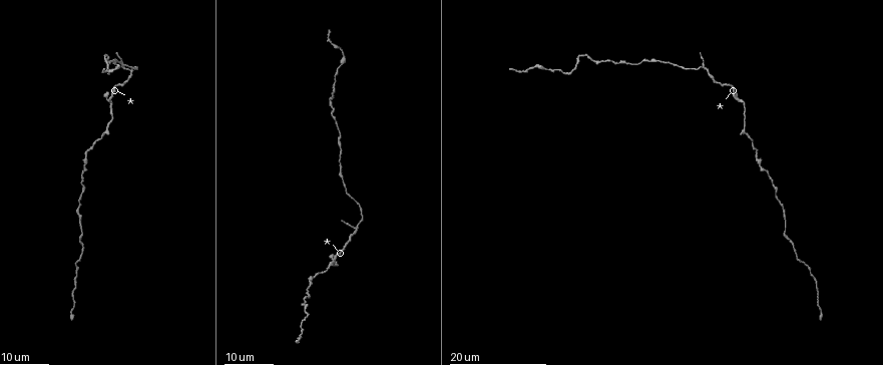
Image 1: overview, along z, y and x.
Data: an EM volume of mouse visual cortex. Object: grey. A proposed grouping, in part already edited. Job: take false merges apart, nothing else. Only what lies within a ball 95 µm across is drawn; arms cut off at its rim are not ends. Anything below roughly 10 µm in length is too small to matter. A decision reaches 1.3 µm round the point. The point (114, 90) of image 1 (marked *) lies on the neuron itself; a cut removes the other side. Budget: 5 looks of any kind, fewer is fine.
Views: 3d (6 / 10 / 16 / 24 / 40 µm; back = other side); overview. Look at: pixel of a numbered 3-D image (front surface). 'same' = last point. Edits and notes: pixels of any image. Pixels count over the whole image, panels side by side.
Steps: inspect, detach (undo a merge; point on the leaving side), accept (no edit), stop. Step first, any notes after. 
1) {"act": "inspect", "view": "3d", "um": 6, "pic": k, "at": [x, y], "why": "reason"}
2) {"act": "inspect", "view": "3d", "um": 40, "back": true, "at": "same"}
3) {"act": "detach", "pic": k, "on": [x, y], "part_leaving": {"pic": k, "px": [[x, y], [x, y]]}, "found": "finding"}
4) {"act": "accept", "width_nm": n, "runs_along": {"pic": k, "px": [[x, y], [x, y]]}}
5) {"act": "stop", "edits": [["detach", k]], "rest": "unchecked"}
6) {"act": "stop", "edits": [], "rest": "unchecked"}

{"act": "inspect", "view": "3d", "um": 16, "pic": 1, "at": [763, 168], "why": "sudden change in width"}

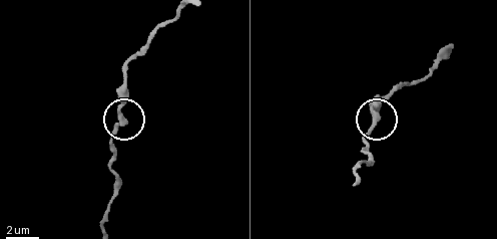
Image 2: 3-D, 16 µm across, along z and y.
{"act": "inspect", "view": "3d", "um": 10, "pic": 2, "at": [376, 124]}

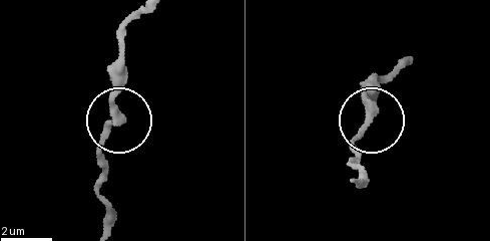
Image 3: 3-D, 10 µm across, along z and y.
{"act": "accept", "runs_along": {"pic": 3, "px": [[143, 10], [124, 36], [124, 81], [111, 107], [100, 176]]}, "found": "one neuron here"}

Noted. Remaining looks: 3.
{"act": "inspect", "view": "3d", "um": 24, "pic": 1, "at": [777, 193], "why": "narrows sharply"}

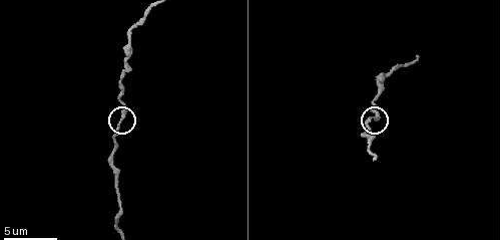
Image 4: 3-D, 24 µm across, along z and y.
{"act": "inspect", "view": "3d", "um": 10, "pic": 4, "at": [118, 122], "why": "closer look"}

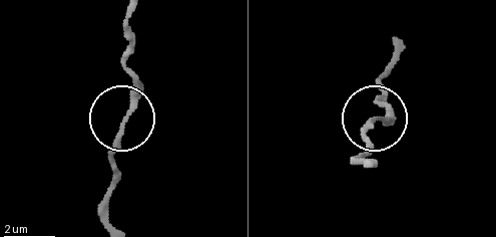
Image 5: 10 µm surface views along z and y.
{"act": "accept", "found": "one neuron here"}

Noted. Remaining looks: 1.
{"act": "stop", "edits": [], "rest": "unchecked"}

